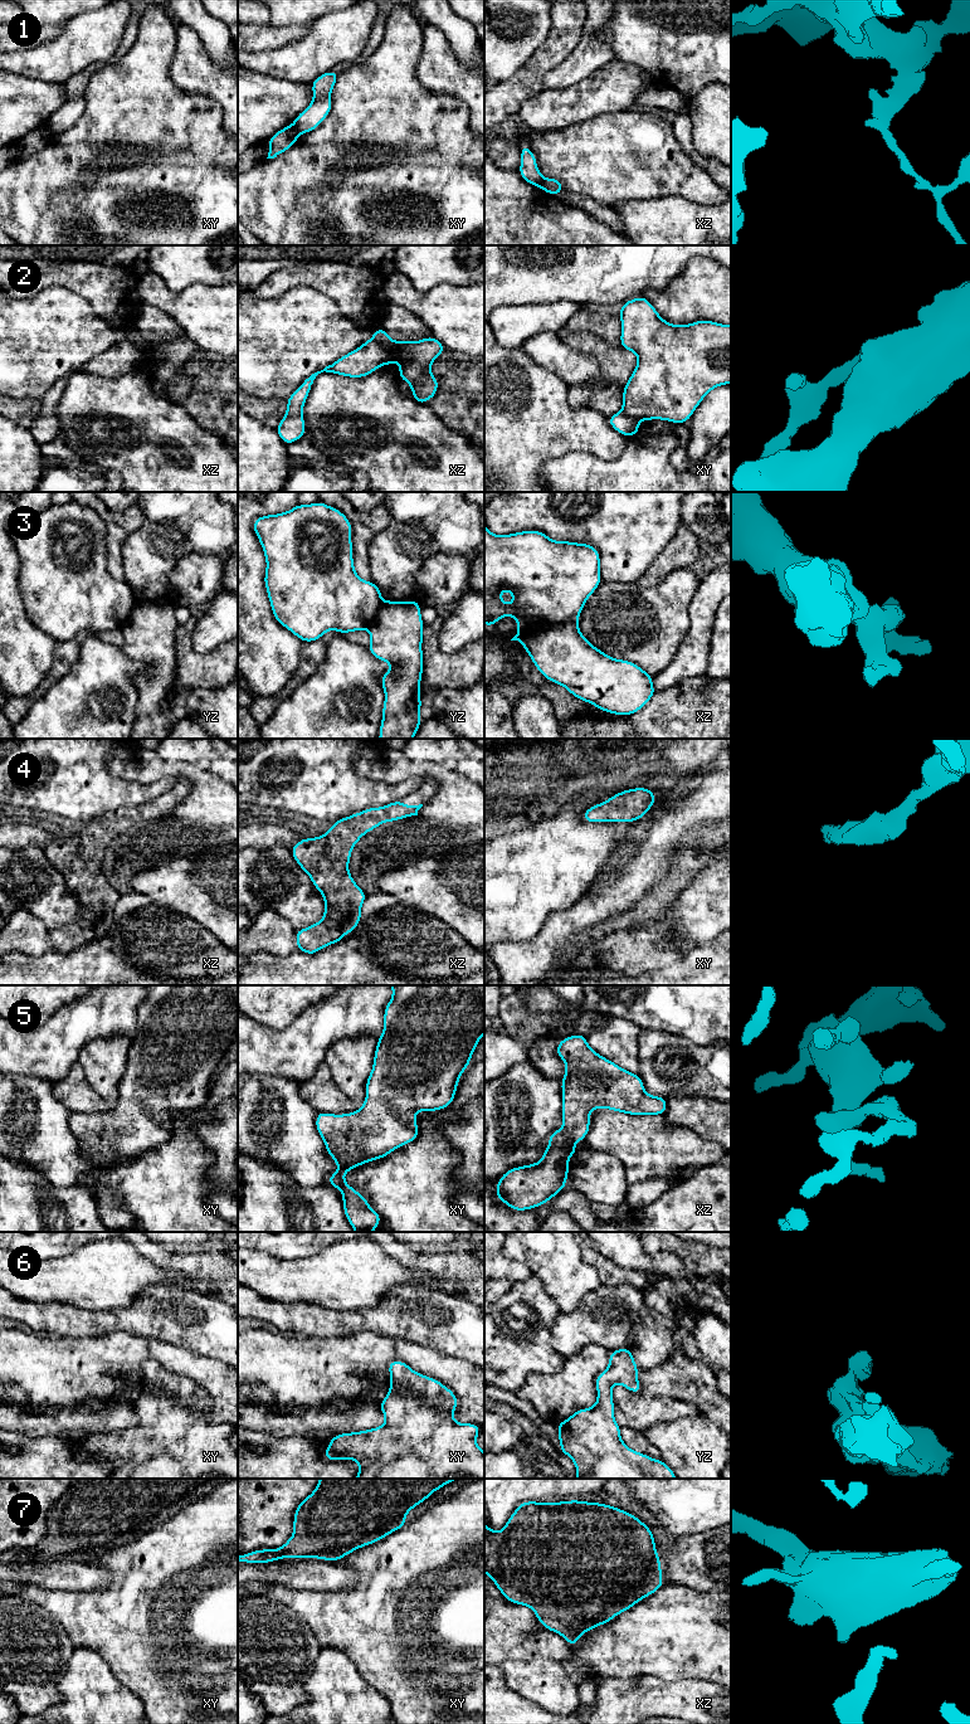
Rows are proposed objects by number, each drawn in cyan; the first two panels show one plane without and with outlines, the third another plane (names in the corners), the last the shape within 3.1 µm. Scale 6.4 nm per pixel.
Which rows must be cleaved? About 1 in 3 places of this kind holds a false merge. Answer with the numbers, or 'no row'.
1, 2, 3

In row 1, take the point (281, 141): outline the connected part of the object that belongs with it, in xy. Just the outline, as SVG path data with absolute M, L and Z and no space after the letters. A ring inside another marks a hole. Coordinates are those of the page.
M289 125L278 132L276 132L269 140L269 152L267 159L274 159L284 151L289 150L291 146L298 141L299 133L293 125Z

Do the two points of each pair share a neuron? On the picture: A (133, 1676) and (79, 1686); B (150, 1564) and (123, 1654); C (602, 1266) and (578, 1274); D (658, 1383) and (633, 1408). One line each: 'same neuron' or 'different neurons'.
A: different neurons
B: same neuron
C: different neurons
D: different neurons

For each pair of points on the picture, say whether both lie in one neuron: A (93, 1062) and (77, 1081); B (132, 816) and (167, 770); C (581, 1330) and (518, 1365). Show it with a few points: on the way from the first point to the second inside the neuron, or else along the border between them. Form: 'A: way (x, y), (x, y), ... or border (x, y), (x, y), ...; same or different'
A: border (77, 1061), (83, 1070), (86, 1081), (101, 1097); different
B: border (183, 777), (189, 782), (190, 792), (174, 807); different
C: border (554, 1318), (551, 1328), (552, 1347), (565, 1358); different

